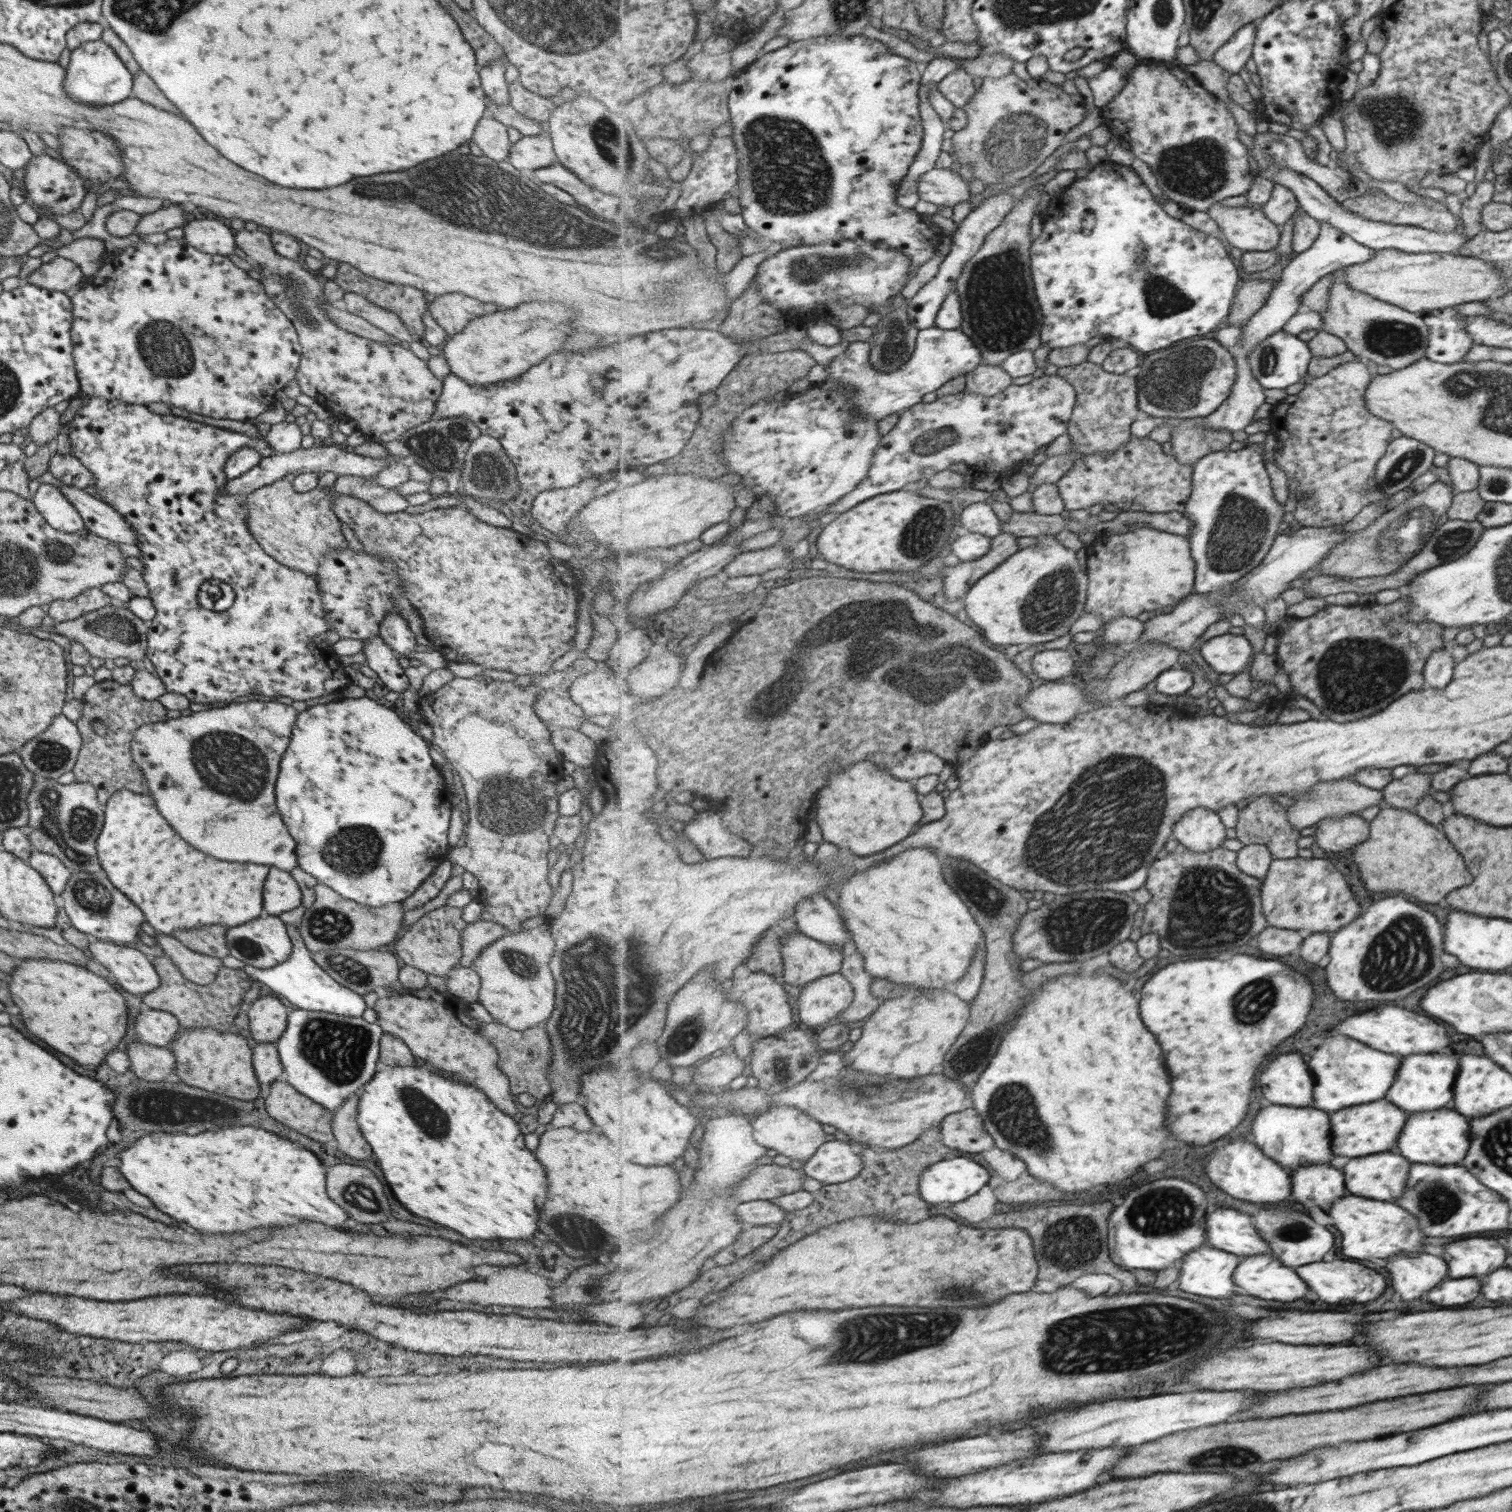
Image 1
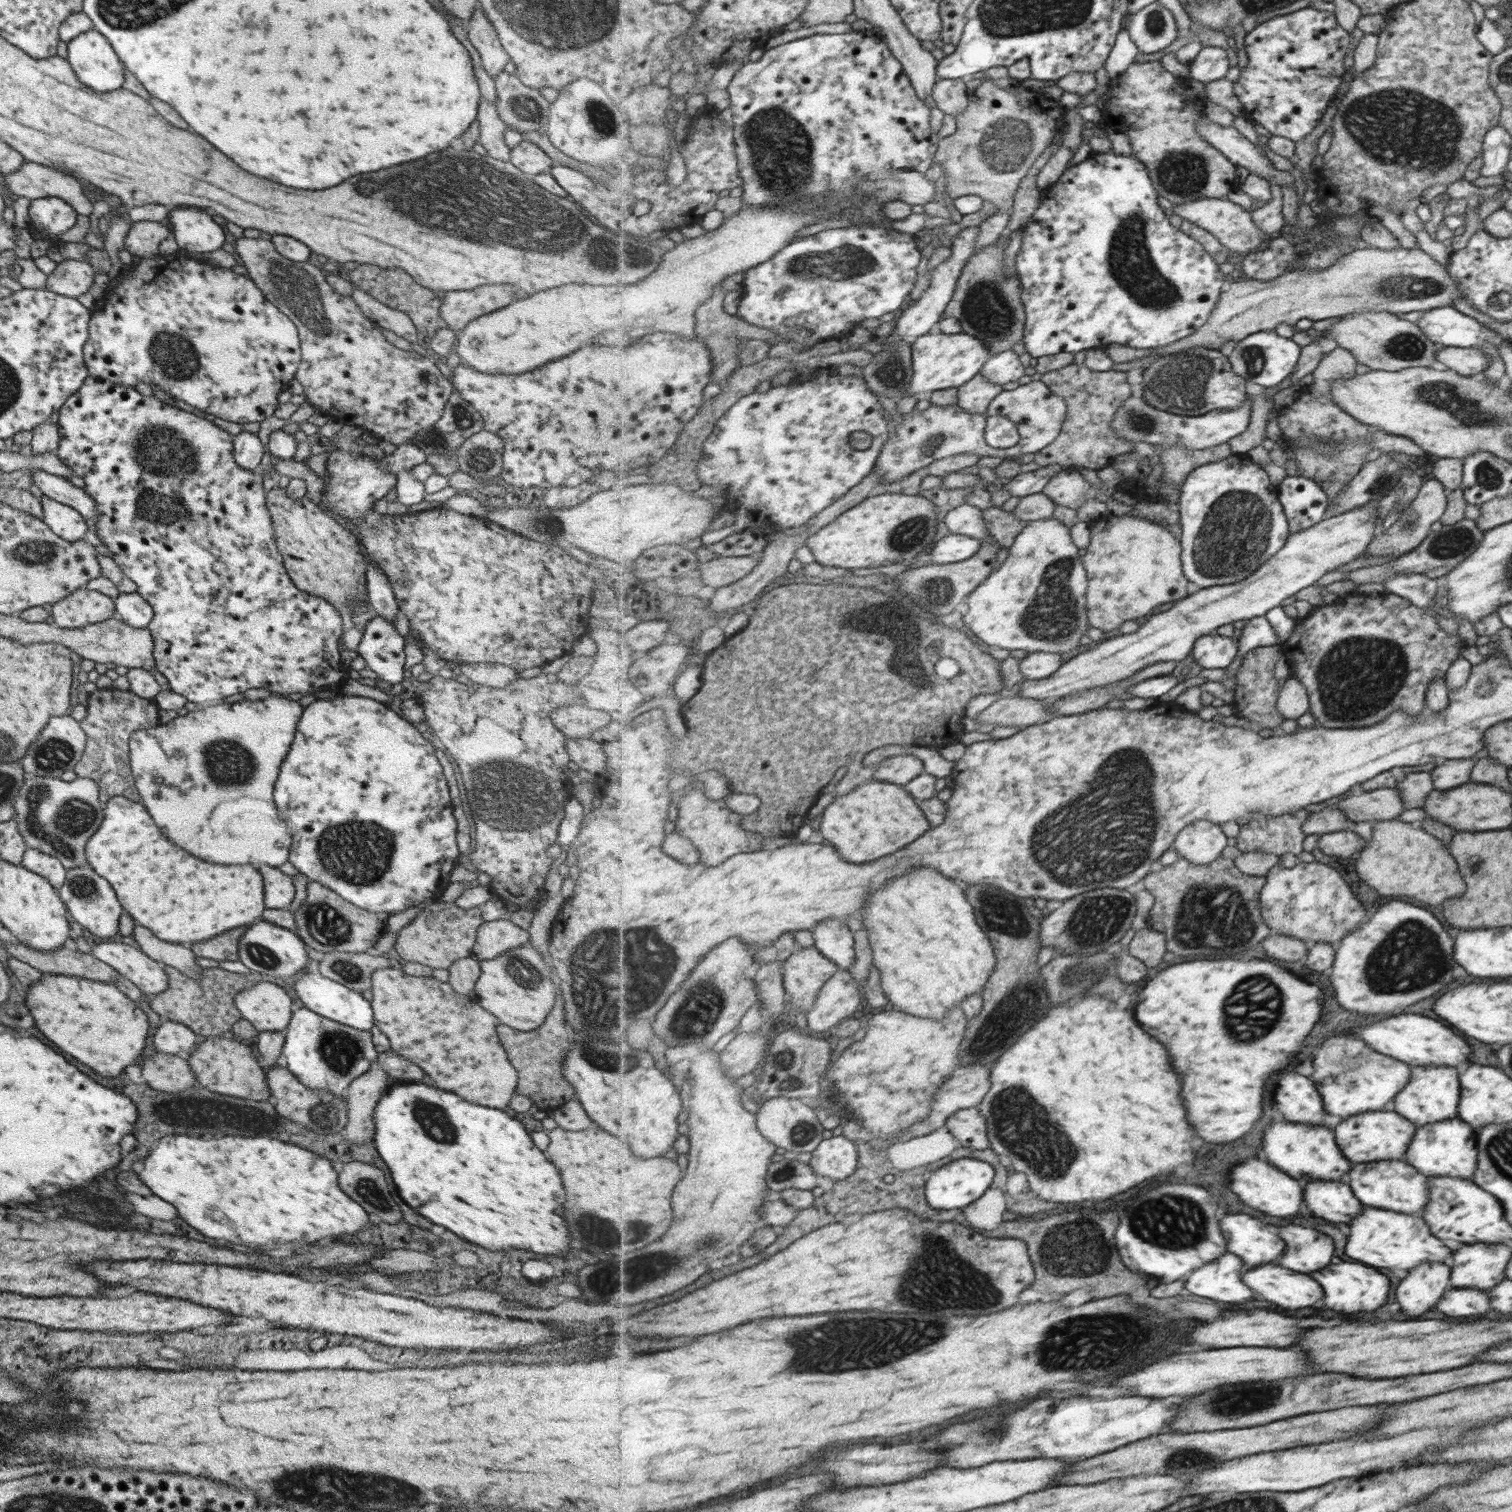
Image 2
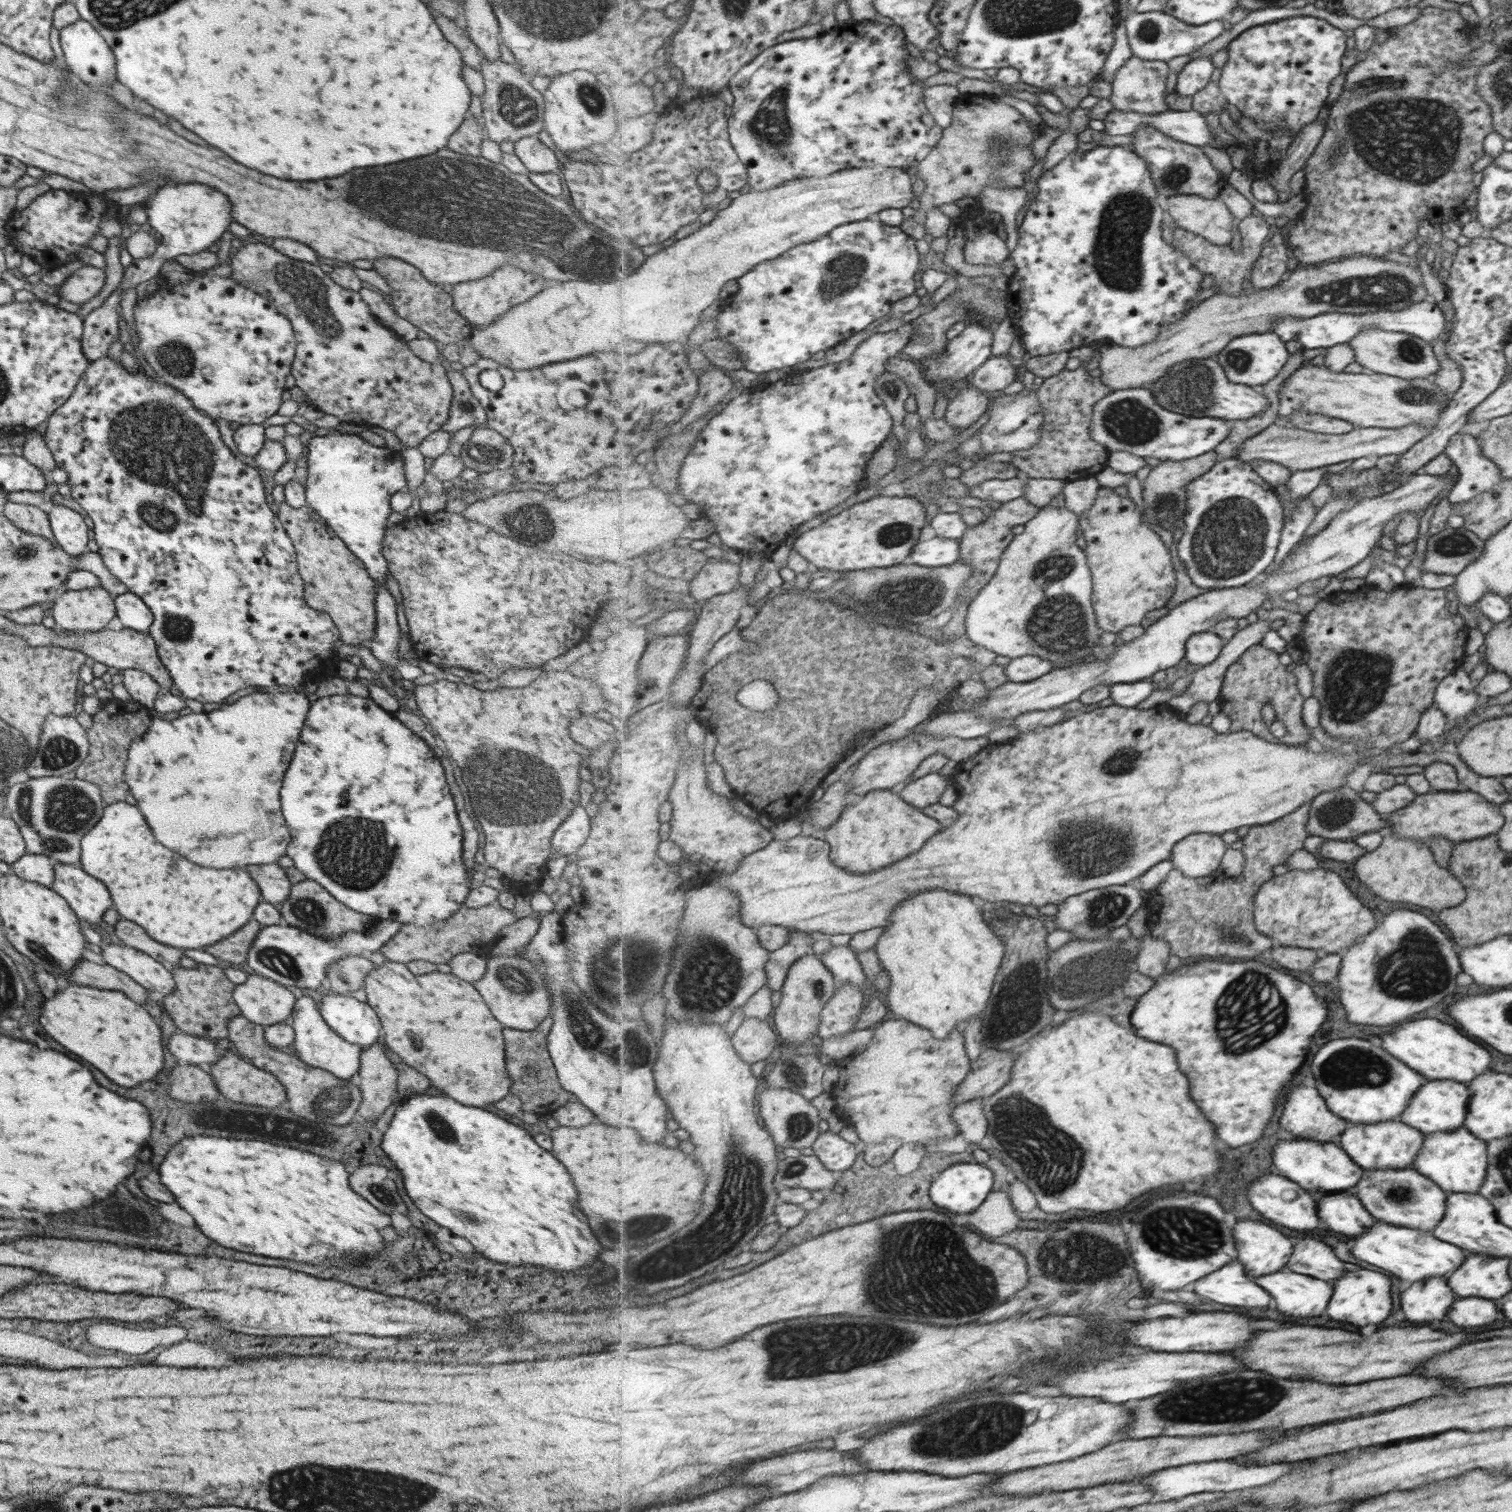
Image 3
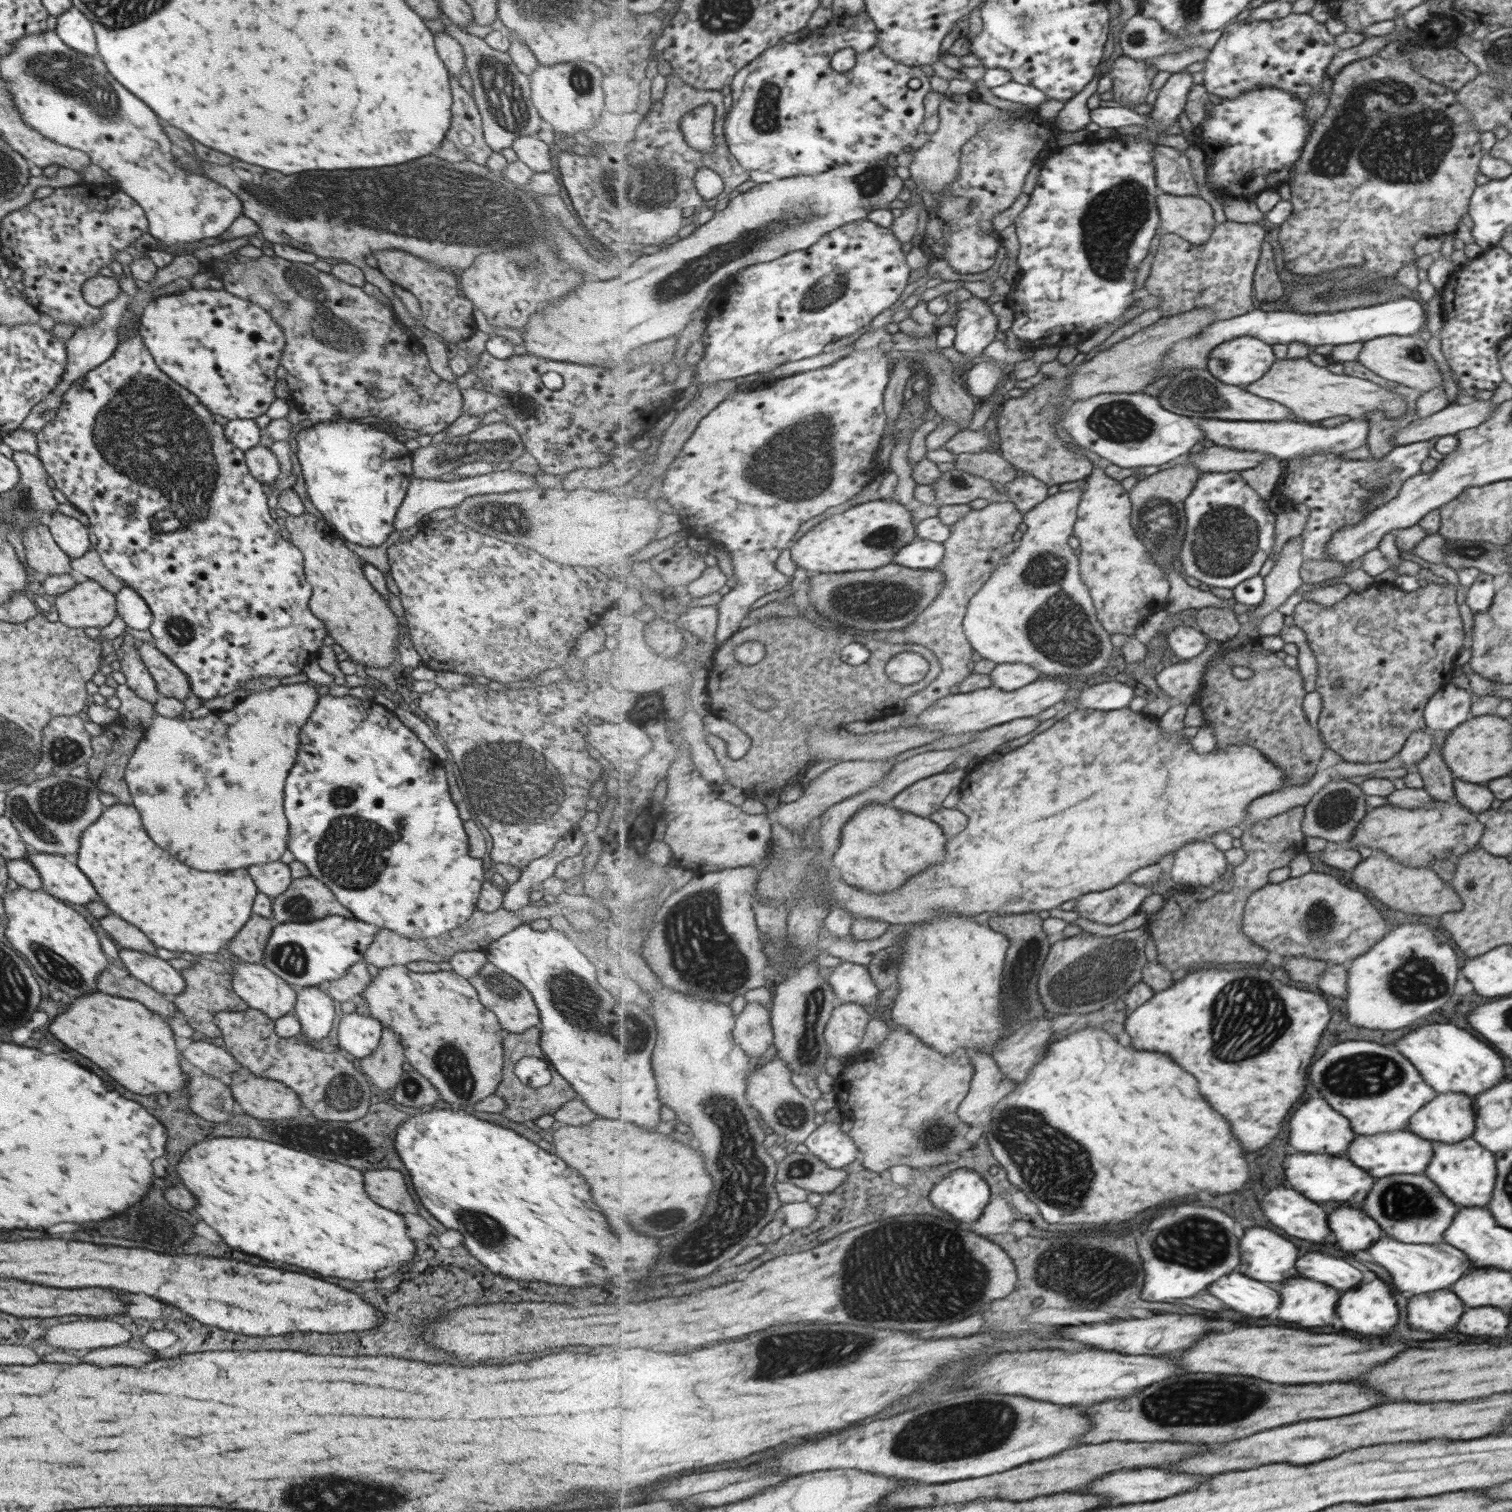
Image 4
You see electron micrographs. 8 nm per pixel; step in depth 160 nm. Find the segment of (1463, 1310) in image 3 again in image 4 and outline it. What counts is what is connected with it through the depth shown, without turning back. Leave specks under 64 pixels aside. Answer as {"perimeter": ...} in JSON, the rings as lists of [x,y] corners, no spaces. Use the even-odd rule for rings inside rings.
{"perimeter":[[[1485,1306],[1465,1310],[1461,1316],[1461,1324],[1457,1324],[1457,1332],[1473,1334],[1483,1338],[1503,1338],[1507,1334],[1509,1316],[1495,1307]]]}

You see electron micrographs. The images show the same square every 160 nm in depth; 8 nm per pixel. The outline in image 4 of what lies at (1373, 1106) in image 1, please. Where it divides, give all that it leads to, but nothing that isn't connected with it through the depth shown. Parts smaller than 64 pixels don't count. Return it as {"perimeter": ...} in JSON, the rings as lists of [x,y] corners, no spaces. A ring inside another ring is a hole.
{"perimeter":[[[1403,1130],[1389,1132],[1389,1134],[1385,1132],[1377,1136],[1357,1136],[1357,1140],[1349,1143],[1347,1150],[1349,1152],[1345,1152],[1346,1157],[1374,1178],[1383,1178],[1383,1176],[1393,1174],[1423,1174],[1433,1156],[1432,1141],[1425,1140],[1413,1132],[1403,1132]]]}

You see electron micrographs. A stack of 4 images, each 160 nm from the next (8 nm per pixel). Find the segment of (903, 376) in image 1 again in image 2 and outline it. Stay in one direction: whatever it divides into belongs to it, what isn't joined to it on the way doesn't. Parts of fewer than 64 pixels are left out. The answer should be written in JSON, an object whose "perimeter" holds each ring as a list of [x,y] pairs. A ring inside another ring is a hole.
{"perimeter":[[[935,330],[920,336],[912,343],[914,374],[909,396],[930,397],[936,391],[946,391],[949,388],[961,389],[980,374],[990,357],[988,345],[980,337],[969,333],[947,334]]]}

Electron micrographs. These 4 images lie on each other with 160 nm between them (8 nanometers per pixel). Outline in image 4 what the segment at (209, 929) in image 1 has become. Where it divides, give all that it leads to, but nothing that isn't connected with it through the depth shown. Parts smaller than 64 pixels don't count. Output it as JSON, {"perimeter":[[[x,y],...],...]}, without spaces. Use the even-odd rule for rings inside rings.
{"perimeter":[[[263,915],[251,916],[245,926],[227,944],[227,950],[243,963],[259,963],[263,958],[265,943],[271,934],[274,921]]]}

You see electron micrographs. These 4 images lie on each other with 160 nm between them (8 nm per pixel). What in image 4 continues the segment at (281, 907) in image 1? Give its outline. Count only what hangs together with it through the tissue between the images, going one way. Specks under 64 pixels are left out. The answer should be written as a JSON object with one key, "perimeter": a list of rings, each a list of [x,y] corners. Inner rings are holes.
{"perimeter":[[[281,861],[251,866],[251,868],[247,868],[247,872],[249,872],[258,892],[269,898],[282,893],[289,886],[291,880],[288,866]]]}

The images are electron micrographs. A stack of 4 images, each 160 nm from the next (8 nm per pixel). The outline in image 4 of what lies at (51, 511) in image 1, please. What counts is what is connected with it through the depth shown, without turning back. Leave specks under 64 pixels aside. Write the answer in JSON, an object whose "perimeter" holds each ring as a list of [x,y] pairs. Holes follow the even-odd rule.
{"perimeter":[[[57,511],[47,516],[45,521],[56,545],[70,558],[79,558],[89,551],[87,529],[74,517],[65,516]]]}

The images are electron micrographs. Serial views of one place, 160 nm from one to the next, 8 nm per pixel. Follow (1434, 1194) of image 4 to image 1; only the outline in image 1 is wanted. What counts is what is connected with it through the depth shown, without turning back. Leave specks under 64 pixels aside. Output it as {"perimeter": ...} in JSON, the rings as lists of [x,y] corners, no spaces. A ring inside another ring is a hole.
{"perimeter":[[[1394,1150],[1373,1154],[1373,1156],[1363,1156],[1357,1160],[1349,1160],[1343,1166],[1344,1184],[1349,1186],[1349,1192],[1353,1196],[1365,1196],[1369,1200],[1393,1203],[1405,1192],[1410,1166],[1411,1163]]]}

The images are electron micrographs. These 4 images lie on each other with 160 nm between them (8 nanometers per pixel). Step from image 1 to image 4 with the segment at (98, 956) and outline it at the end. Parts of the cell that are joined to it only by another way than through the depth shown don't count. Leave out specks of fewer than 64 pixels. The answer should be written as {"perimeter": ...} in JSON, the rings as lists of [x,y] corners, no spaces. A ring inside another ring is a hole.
{"perimeter":[[[123,948],[118,950],[119,960],[121,964],[126,968],[129,975],[143,984],[150,986],[153,990],[156,990],[161,994],[173,994],[177,995],[183,992],[185,988],[183,978],[180,976],[180,971],[173,969],[167,961],[157,958],[155,955],[148,955],[139,951],[129,950]]]}

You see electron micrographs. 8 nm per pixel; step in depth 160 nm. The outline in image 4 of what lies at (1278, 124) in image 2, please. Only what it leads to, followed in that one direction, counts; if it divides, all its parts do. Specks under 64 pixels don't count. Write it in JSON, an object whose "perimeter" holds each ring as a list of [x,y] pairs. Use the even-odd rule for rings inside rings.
{"perimeter":[[[1289,14],[1281,20],[1231,23],[1204,62],[1204,87],[1222,99],[1236,99],[1245,91],[1260,90],[1261,87],[1279,87],[1294,94],[1301,102],[1319,90],[1323,70],[1337,52],[1335,40],[1327,34],[1323,24],[1315,22],[1309,14]]]}

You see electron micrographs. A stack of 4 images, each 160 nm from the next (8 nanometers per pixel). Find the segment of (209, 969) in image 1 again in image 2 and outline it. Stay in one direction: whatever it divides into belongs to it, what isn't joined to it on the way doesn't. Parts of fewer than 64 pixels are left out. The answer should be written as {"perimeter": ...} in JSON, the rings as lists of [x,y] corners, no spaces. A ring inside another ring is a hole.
{"perimeter":[[[135,926],[131,936],[138,949],[151,960],[176,968],[181,974],[191,975],[193,980],[199,981],[201,978],[203,968],[195,964],[195,956],[187,945],[163,942],[141,926]]]}

